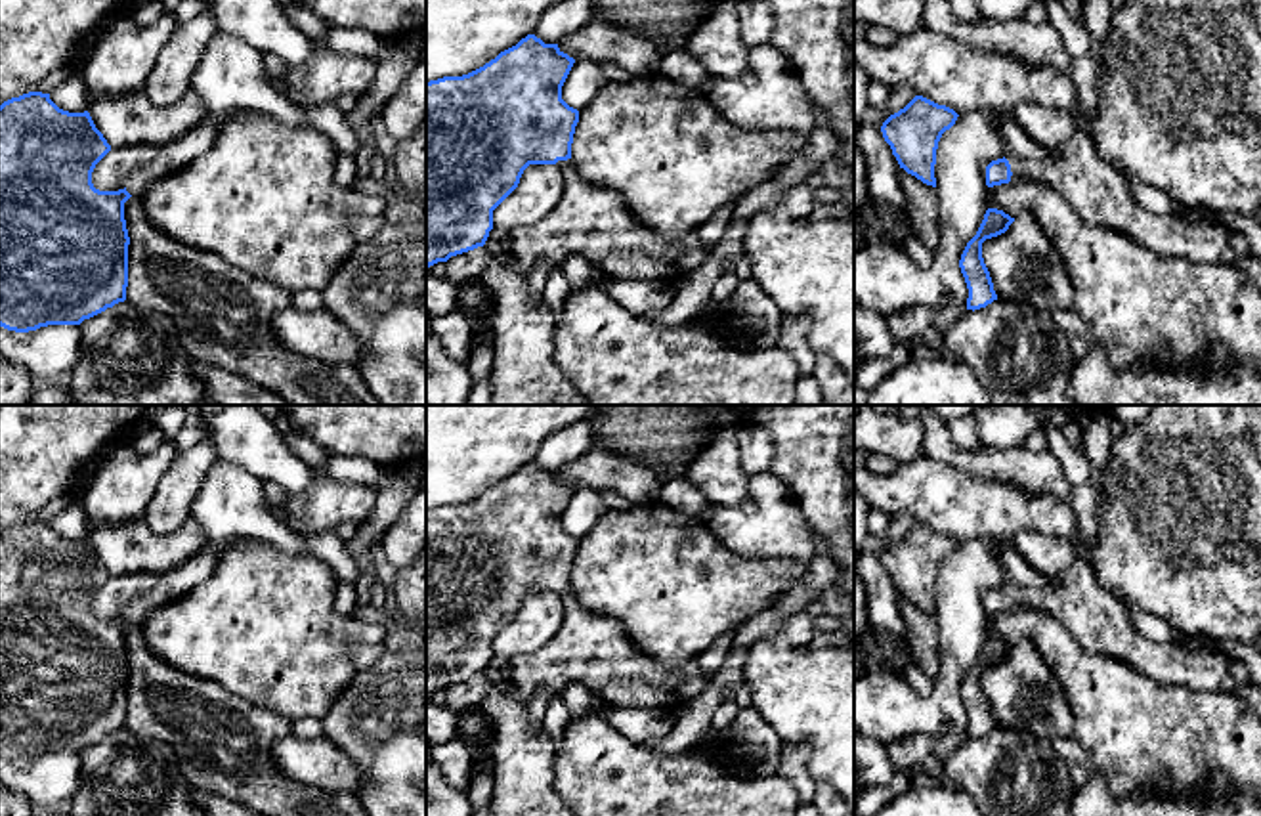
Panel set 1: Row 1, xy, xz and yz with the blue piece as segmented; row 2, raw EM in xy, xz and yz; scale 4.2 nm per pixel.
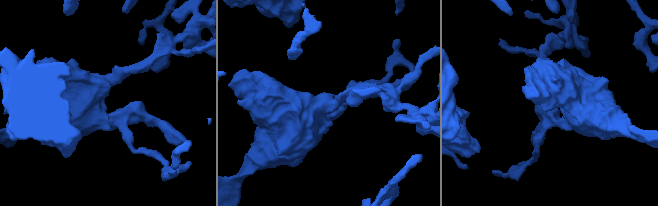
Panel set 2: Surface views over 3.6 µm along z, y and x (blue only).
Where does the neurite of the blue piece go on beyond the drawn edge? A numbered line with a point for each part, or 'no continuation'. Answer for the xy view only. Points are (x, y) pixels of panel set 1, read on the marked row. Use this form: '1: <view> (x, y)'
1: xy (172, 157)

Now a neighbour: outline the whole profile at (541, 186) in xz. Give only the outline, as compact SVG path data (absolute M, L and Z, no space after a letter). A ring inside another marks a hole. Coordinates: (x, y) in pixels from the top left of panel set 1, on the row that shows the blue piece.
M529 164L518 187L493 210L493 227L514 229L545 220L564 195L556 164Z

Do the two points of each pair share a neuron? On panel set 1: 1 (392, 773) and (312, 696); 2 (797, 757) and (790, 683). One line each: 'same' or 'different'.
1: different
2: different

